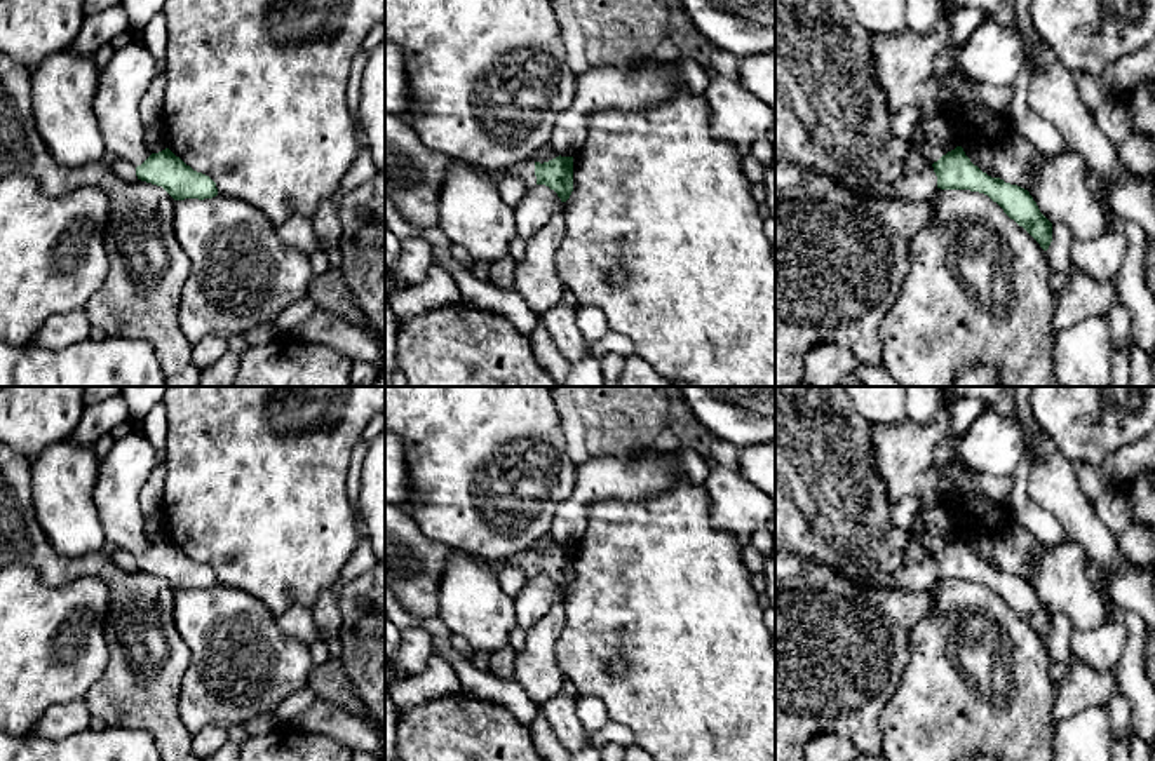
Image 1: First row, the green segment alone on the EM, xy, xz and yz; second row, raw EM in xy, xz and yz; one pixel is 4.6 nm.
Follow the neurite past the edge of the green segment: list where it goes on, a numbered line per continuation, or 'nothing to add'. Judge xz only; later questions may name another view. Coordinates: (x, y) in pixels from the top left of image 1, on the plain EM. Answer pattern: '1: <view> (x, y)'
1: xz (523, 559)

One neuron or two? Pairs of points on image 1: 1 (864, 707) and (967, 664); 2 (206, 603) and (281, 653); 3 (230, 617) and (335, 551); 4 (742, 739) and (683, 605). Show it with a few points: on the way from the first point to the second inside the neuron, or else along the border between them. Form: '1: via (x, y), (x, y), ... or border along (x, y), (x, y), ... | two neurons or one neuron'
1: border along (908, 657), (903, 680), (882, 709), (882, 735) | two neurons
2: via (225, 622), (256, 653), (262, 653) | one neuron
3: border along (220, 584), (253, 594), (276, 619) | two neurons
4: via (722, 706), (697, 681), (683, 659), (683, 638) | one neuron

